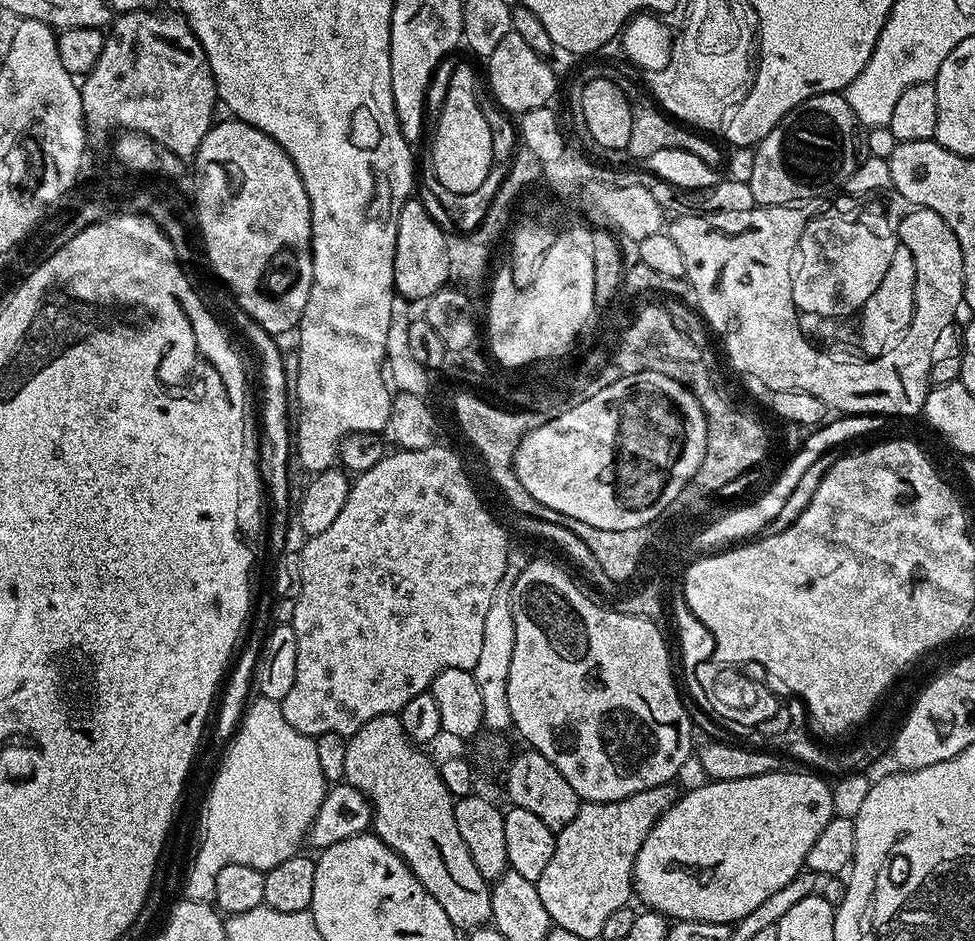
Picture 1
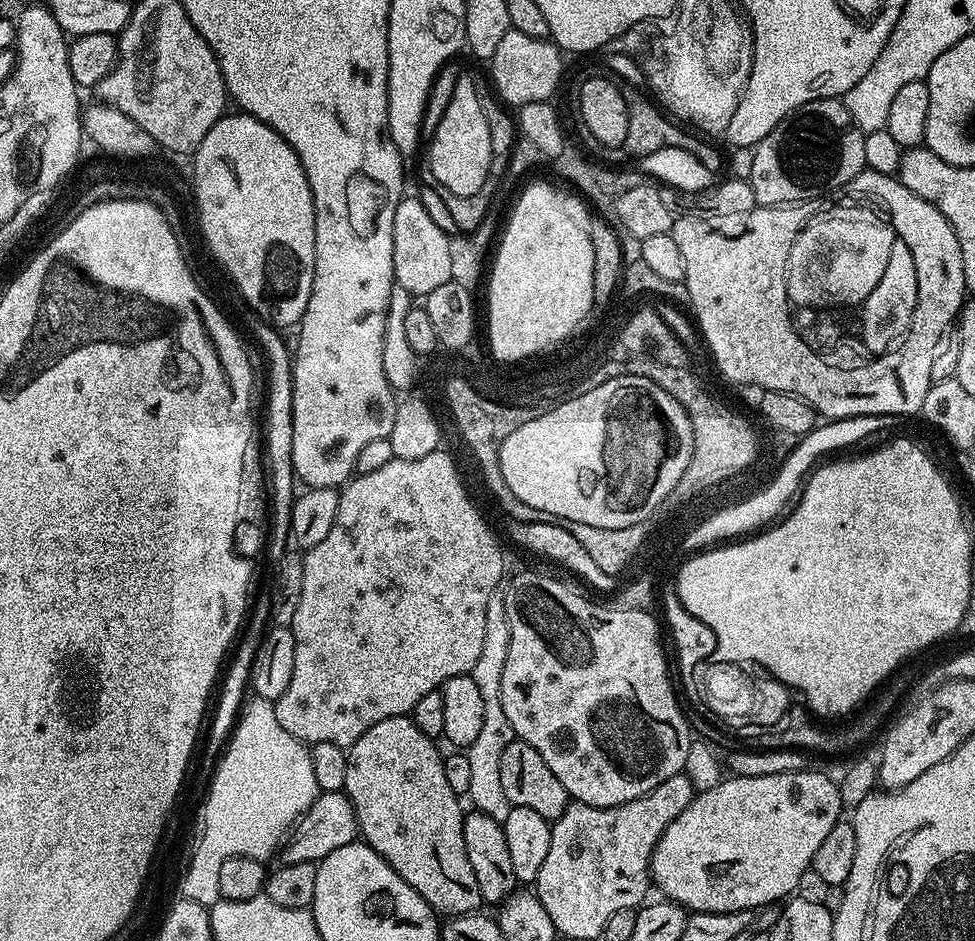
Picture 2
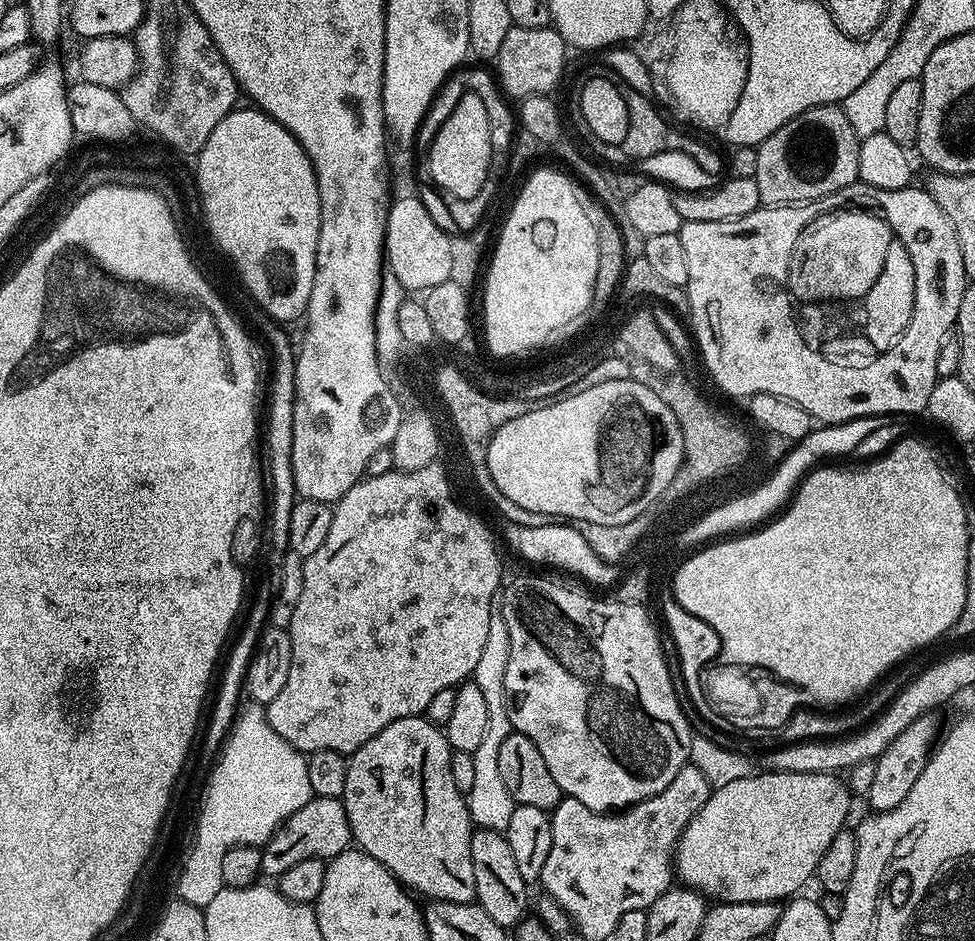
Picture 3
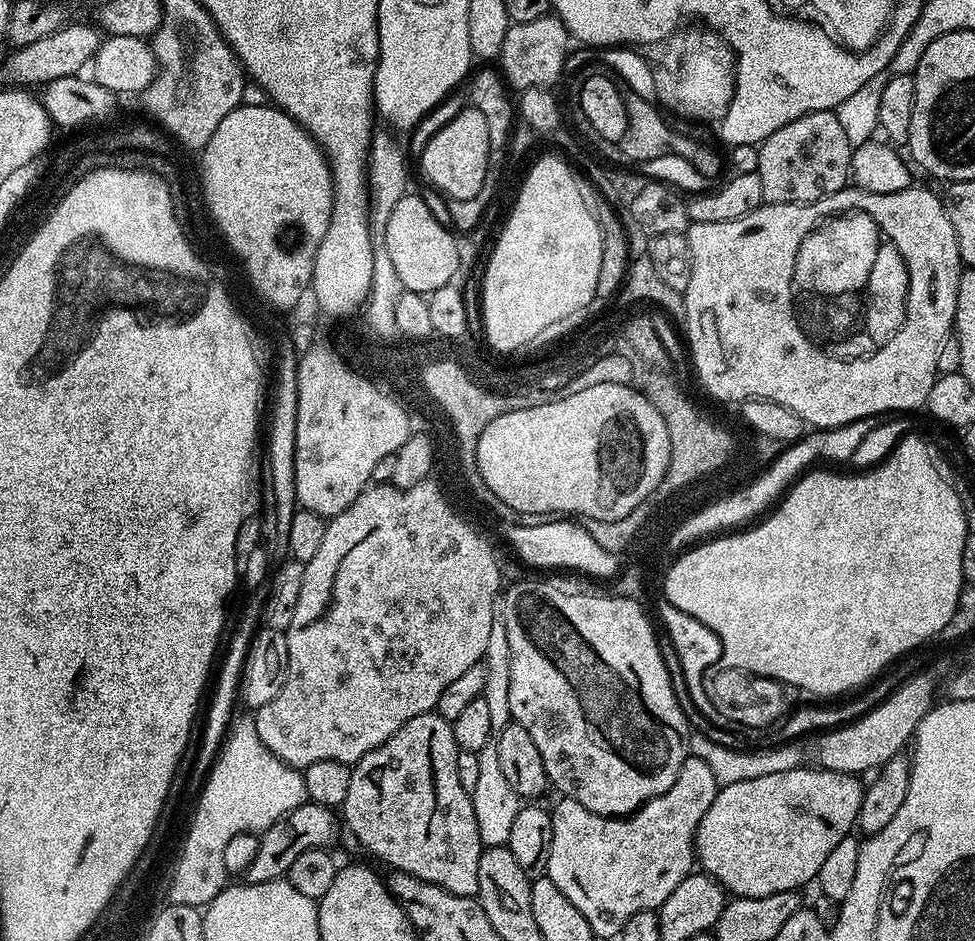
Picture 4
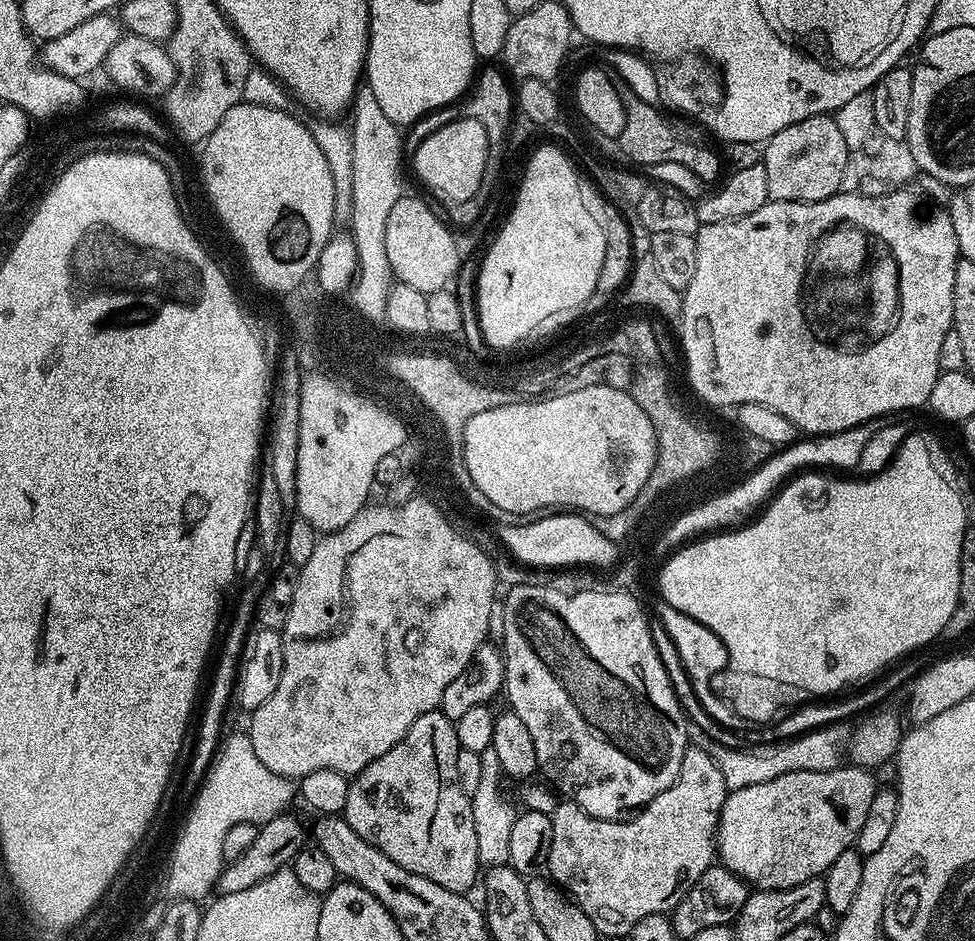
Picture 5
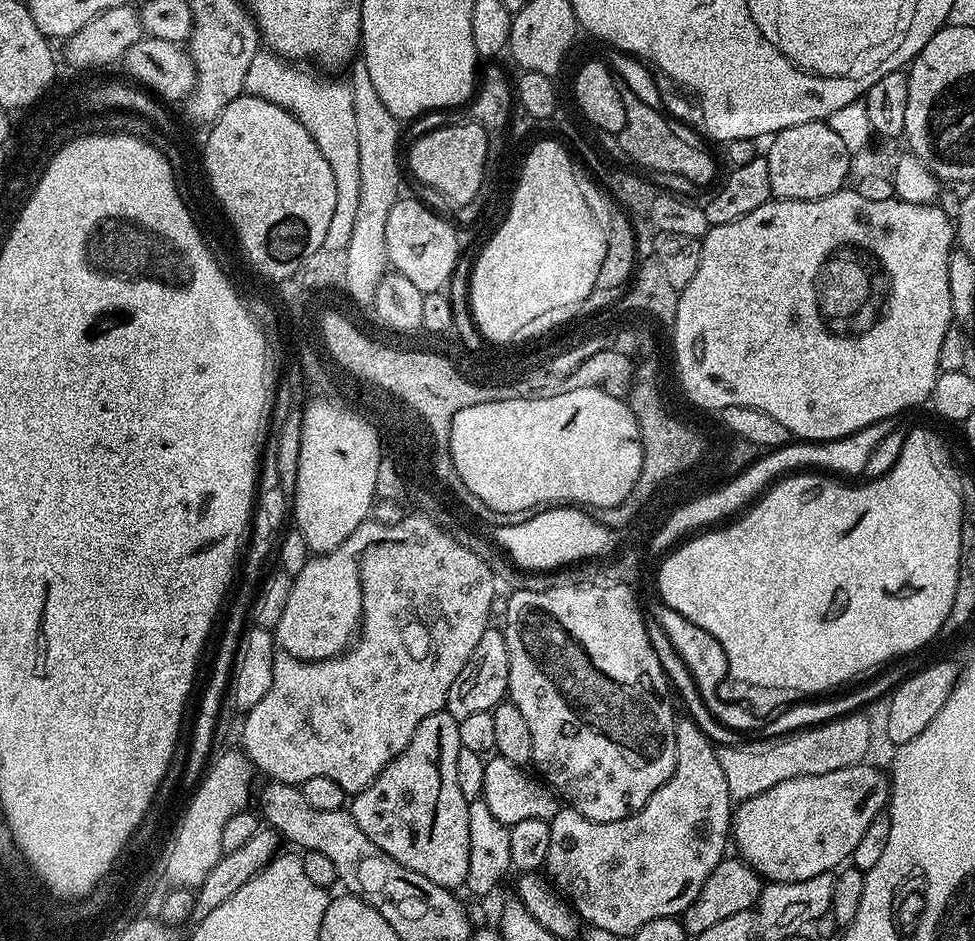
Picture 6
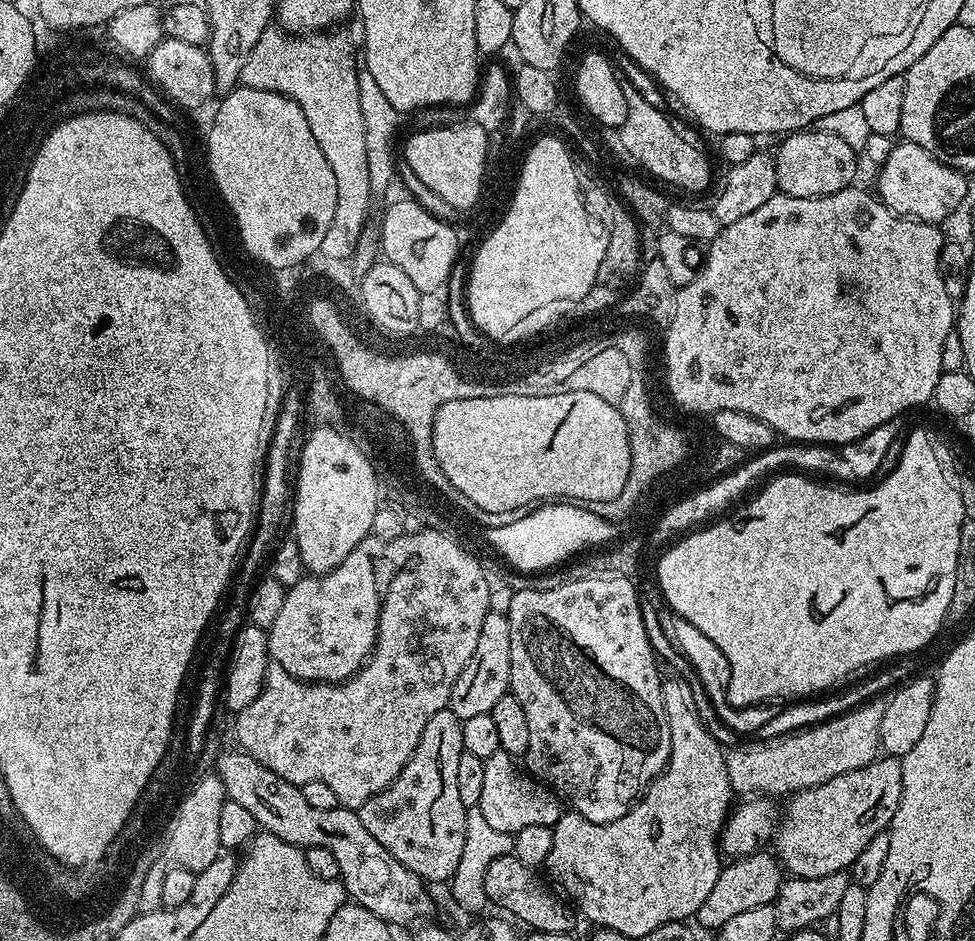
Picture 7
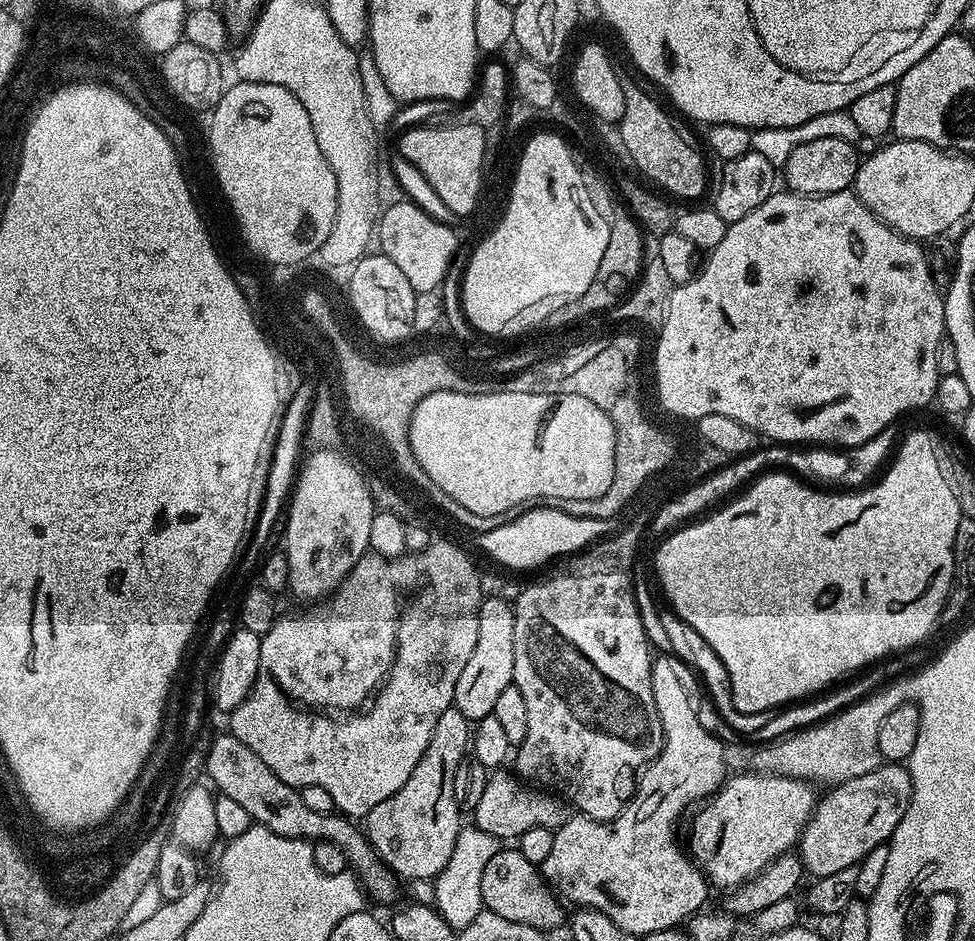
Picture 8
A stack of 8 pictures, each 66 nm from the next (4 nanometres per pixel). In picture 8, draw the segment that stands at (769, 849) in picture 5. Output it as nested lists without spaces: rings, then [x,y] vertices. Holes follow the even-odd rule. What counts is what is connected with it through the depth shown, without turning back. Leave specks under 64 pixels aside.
[[[884,762],[880,768],[873,767],[870,774],[841,779],[825,792],[828,793],[817,799],[816,810],[798,841],[803,871],[813,872],[816,878],[855,868],[870,850],[892,839],[898,822],[902,822],[902,814],[906,814],[912,779],[903,763]]]

